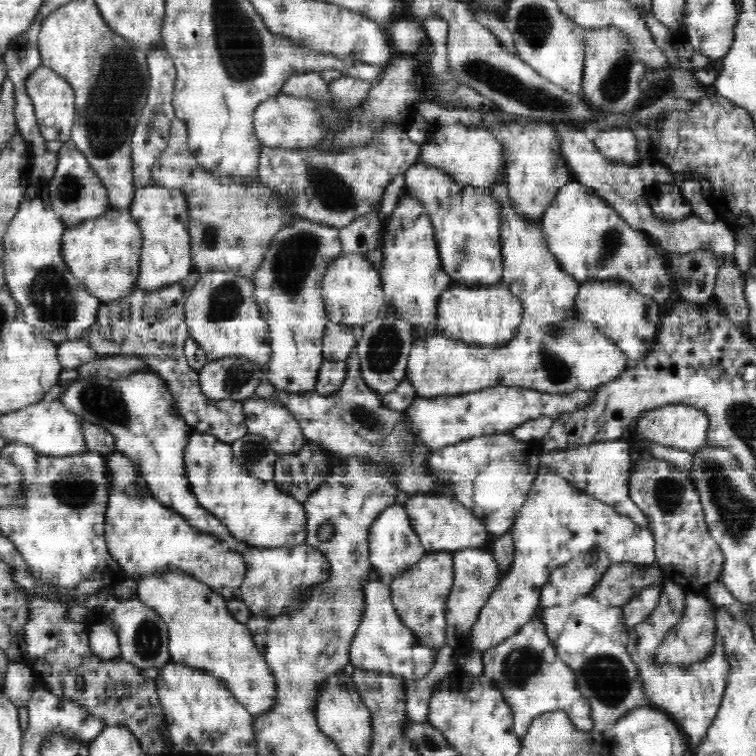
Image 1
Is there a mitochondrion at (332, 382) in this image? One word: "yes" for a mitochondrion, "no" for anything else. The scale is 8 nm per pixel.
no

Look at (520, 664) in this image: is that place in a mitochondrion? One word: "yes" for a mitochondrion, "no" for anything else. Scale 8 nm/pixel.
yes

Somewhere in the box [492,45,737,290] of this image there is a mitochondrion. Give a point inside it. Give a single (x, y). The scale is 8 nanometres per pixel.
(614, 83)

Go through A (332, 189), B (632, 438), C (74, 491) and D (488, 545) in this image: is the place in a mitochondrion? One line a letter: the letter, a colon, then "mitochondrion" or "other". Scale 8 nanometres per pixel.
A: mitochondrion
B: other
C: mitochondrion
D: other

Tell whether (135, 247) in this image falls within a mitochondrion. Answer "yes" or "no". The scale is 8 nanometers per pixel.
no

